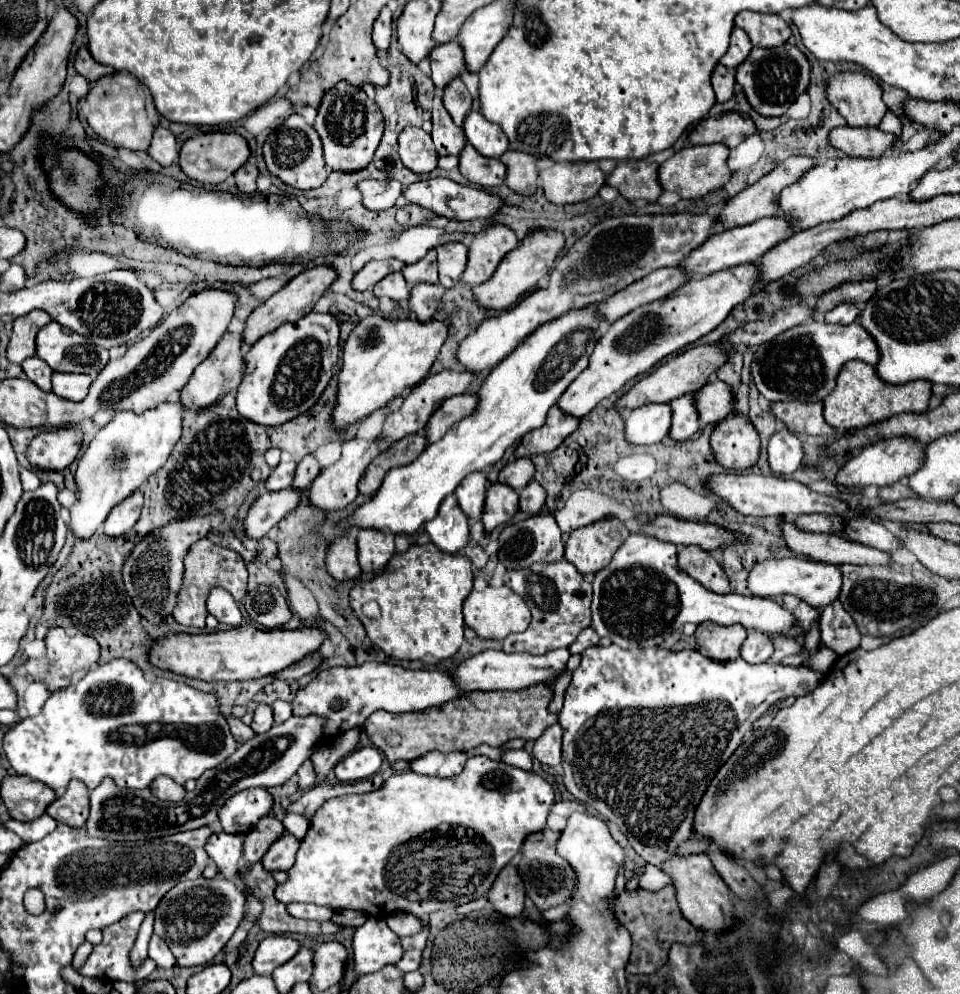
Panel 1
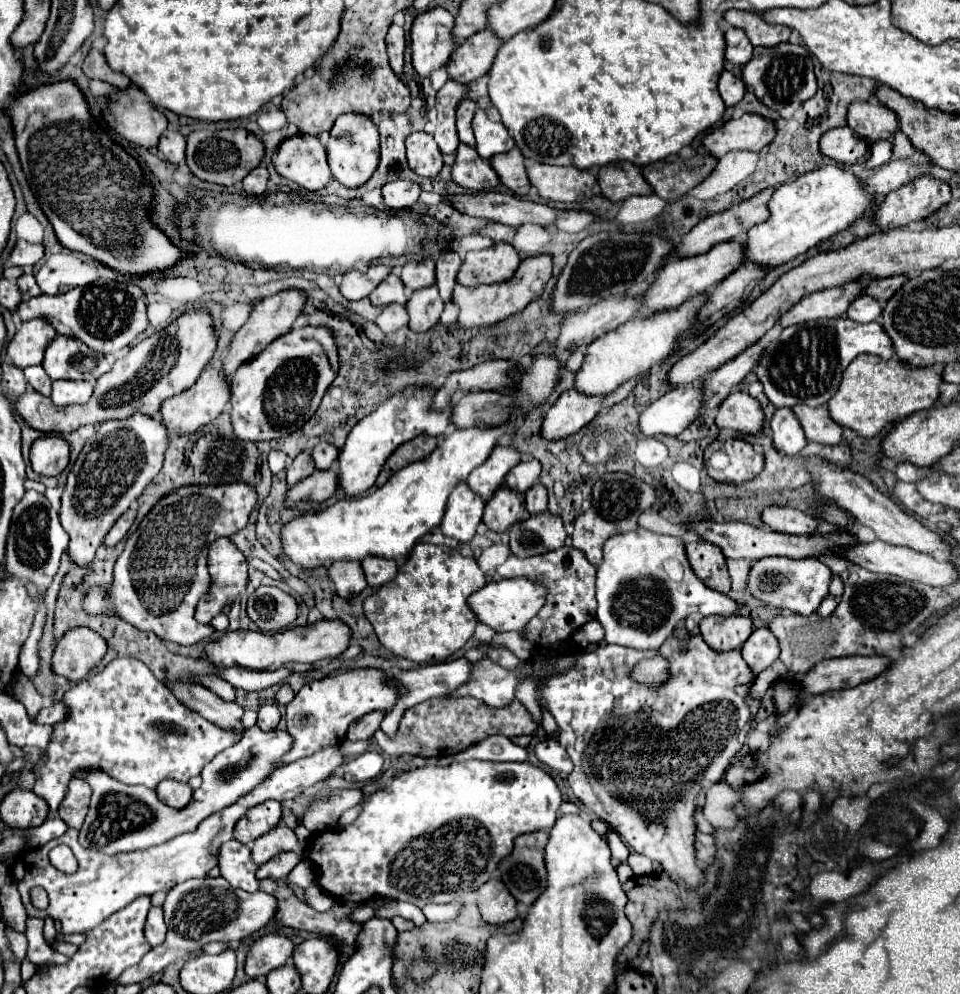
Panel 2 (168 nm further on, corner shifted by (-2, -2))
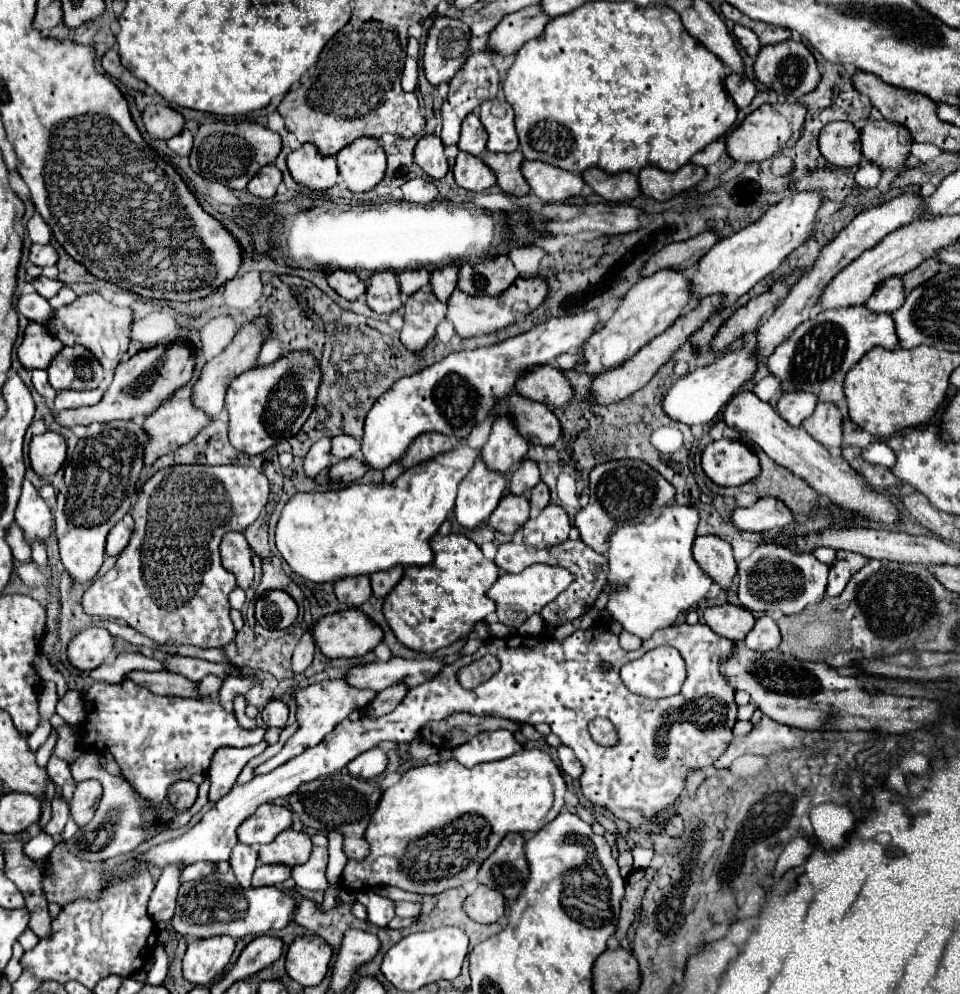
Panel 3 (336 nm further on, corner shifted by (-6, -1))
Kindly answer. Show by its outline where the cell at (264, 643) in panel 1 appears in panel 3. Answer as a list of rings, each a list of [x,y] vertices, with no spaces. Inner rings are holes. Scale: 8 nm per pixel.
[[[357,607],[347,609],[347,611],[337,611],[331,615],[321,617],[313,627],[311,627],[311,635],[315,641],[315,647],[329,659],[339,659],[339,657],[361,657],[365,653],[369,653],[375,645],[381,643],[383,633],[377,625],[373,625],[373,621],[369,621],[369,617],[365,617],[365,613],[361,613]]]

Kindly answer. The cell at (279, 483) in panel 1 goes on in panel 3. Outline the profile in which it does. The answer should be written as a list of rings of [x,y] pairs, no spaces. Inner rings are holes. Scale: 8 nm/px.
[[[319,439],[311,449],[309,453],[305,455],[305,463],[303,463],[303,469],[305,469],[305,475],[309,479],[313,479],[319,471],[327,469],[331,465],[331,455],[329,455],[329,439]]]

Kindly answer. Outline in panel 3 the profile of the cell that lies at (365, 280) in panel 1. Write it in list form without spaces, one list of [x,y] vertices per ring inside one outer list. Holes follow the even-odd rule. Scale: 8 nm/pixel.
[[[335,271],[327,277],[329,285],[347,301],[357,301],[365,291],[367,291],[367,285],[363,279],[359,279],[357,273],[353,271]]]

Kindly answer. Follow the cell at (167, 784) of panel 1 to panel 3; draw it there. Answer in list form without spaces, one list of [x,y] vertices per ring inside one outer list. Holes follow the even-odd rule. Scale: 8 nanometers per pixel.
[[[177,781],[169,787],[167,799],[169,799],[171,807],[175,807],[177,811],[185,811],[197,799],[197,785],[193,781]]]

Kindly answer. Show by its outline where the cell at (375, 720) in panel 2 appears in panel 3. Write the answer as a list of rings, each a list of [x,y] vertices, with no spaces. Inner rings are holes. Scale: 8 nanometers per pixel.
[[[395,685],[393,689],[379,691],[377,697],[373,699],[373,703],[365,709],[365,715],[367,717],[383,717],[383,715],[391,713],[401,703],[405,693],[407,693],[407,689],[403,685]]]

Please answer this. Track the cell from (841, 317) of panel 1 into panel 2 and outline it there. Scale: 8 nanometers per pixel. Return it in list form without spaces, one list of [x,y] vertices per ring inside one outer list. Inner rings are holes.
[[[867,294],[865,296],[861,296],[861,298],[857,298],[851,306],[849,306],[849,310],[847,310],[847,318],[851,318],[851,320],[855,320],[855,322],[873,322],[873,320],[877,320],[879,316],[881,316],[881,304],[877,302],[877,298],[867,298]]]

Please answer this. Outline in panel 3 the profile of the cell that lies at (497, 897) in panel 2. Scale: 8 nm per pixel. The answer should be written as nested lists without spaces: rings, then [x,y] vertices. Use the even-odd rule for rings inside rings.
[[[479,885],[475,893],[465,899],[465,913],[477,923],[495,923],[505,915],[505,897],[487,885]]]

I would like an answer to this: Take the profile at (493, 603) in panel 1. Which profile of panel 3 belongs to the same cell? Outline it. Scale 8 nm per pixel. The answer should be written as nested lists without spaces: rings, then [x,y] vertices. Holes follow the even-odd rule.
[[[531,565],[527,569],[523,569],[517,575],[501,575],[493,587],[487,591],[487,597],[491,597],[491,601],[495,601],[497,605],[497,621],[517,629],[521,627],[533,613],[539,613],[547,603],[551,603],[561,591],[565,591],[569,587],[569,583],[573,581],[573,575],[561,567],[549,567],[549,565]]]

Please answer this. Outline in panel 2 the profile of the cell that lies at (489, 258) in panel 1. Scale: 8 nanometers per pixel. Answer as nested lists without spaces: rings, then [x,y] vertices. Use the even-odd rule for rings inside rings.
[[[497,242],[493,248],[467,252],[459,268],[457,282],[463,286],[505,282],[515,274],[519,262],[519,254],[511,244]]]

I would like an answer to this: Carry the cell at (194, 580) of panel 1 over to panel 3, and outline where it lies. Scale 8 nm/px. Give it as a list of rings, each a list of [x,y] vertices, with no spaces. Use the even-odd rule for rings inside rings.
[[[225,533],[219,545],[221,563],[227,571],[235,573],[237,585],[247,591],[253,581],[253,565],[251,565],[251,549],[245,541],[243,533]]]

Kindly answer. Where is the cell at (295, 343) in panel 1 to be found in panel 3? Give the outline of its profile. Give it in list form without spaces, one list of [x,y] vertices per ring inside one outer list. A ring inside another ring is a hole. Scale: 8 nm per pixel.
[[[289,351],[271,365],[241,373],[227,389],[229,441],[235,449],[257,455],[293,437],[309,419],[321,385],[321,367],[311,351]]]

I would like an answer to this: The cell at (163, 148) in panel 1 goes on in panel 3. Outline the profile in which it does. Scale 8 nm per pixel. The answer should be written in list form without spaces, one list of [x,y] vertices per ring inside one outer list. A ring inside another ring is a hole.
[[[183,129],[179,135],[171,137],[171,139],[167,141],[167,145],[169,145],[177,155],[187,157],[189,151],[191,151],[191,145],[193,145],[193,135],[191,135],[187,129]]]

